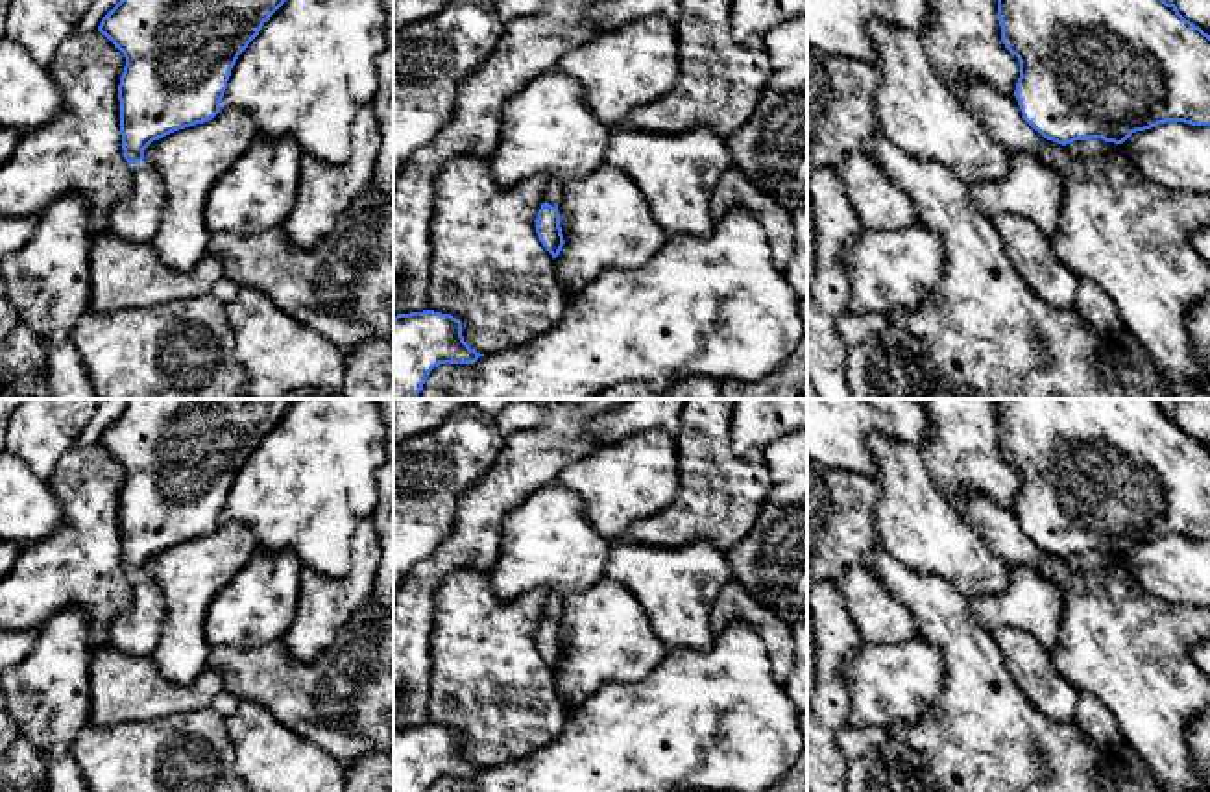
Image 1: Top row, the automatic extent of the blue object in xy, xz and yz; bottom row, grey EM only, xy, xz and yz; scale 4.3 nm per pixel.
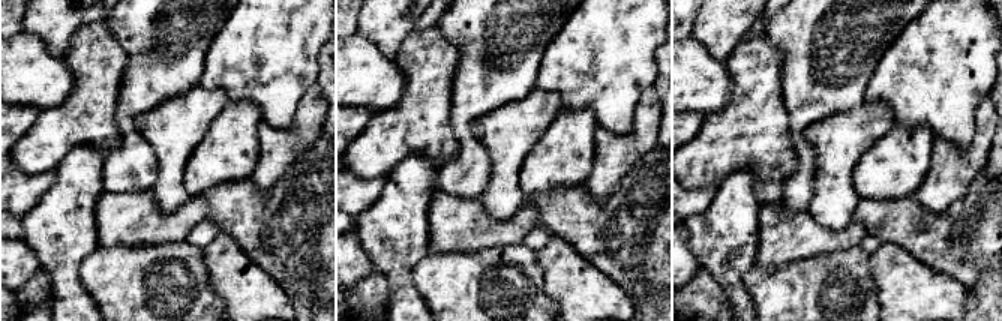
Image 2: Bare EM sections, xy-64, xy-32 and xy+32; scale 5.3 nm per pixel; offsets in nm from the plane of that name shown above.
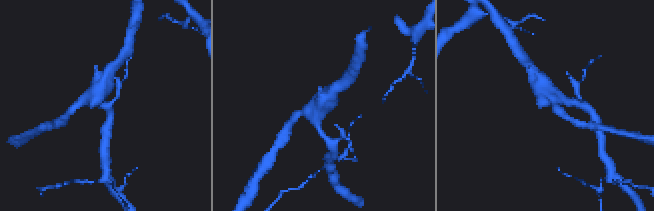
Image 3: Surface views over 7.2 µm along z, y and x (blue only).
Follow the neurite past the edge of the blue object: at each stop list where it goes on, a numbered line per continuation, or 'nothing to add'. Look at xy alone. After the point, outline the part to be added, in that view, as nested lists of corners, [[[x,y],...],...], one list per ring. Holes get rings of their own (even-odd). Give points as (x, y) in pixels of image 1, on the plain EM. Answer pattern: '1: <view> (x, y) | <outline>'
1: xy (135, 632) | [[[148,574],[131,578],[133,602],[111,622],[111,644],[127,655],[155,650],[166,615],[164,596]]]

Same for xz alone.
1: xz (553, 604) | [[[551,594],[545,600],[545,615],[552,620],[560,620],[562,617],[562,596],[560,594]]]

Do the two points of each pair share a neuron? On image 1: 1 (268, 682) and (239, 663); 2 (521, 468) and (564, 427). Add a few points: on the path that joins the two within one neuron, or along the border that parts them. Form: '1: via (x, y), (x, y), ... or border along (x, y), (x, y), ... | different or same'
1: via (261, 674), (246, 671) | same
2: via (532, 458), (553, 438) | same

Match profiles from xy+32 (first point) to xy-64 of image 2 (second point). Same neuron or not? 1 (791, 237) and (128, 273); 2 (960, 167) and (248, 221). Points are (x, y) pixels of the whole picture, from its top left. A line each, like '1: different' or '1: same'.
1: different
2: different

